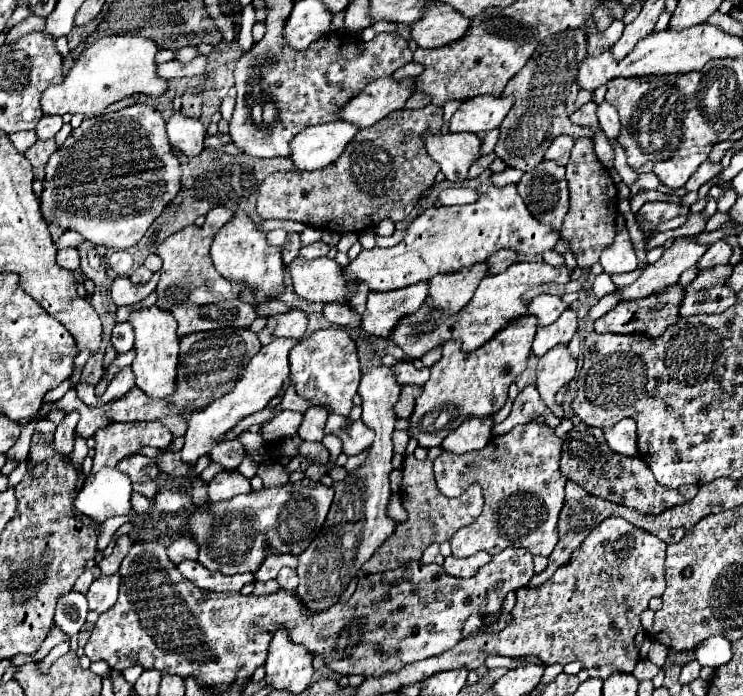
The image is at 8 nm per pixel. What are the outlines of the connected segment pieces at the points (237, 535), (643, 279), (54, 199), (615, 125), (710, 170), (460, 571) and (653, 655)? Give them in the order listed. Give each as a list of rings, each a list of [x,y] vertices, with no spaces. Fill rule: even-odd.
[[[301,480],[297,484],[285,484],[281,488],[263,488],[261,492],[241,494],[233,500],[197,510],[187,528],[201,528],[195,532],[199,544],[199,562],[223,574],[255,572],[257,566],[269,554],[299,554],[319,534],[329,506],[333,502],[333,490],[321,482]]]
[[[677,238],[675,244],[663,252],[661,260],[649,264],[631,286],[617,288],[619,300],[645,298],[657,290],[665,290],[677,284],[681,272],[691,268],[705,254],[705,250],[707,246],[693,242],[693,238]]]
[[[133,104],[117,112],[87,118],[77,130],[69,134],[65,144],[45,164],[41,214],[47,222],[55,222],[65,230],[79,232],[85,240],[111,250],[125,250],[135,246],[161,210],[179,192],[181,168],[175,150],[167,142],[165,120],[149,104]]]
[[[603,102],[603,104],[599,104],[597,116],[599,116],[599,124],[601,124],[605,136],[609,138],[609,142],[611,142],[611,144],[617,142],[617,134],[619,134],[619,130],[621,130],[621,122],[619,122],[617,110],[613,110],[611,104]]]
[[[705,160],[705,162],[697,168],[697,172],[689,178],[689,182],[687,182],[684,187],[690,192],[698,191],[701,184],[705,184],[707,180],[711,180],[711,178],[717,176],[719,172],[721,172],[721,164],[711,164],[709,160]]]
[[[477,552],[477,554],[469,556],[469,558],[449,556],[449,558],[445,558],[443,568],[445,568],[445,572],[451,574],[451,576],[469,578],[469,576],[473,576],[481,566],[485,566],[489,560],[491,560],[491,556],[489,556],[487,552]]]
[[[651,642],[651,648],[649,648],[649,656],[647,656],[647,658],[649,658],[651,662],[663,666],[663,664],[665,664],[665,658],[667,658],[667,652],[669,652],[667,646],[663,646],[663,644],[659,644],[659,642]]]

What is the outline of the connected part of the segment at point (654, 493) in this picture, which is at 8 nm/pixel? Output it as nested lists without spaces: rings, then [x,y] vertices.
[[[583,422],[573,426],[563,438],[561,474],[565,480],[577,482],[581,488],[585,488],[589,494],[593,494],[597,498],[635,508],[643,514],[659,514],[671,506],[689,502],[699,490],[697,484],[679,486],[679,488],[661,486],[655,480],[649,466],[641,458],[637,458],[637,456],[629,458],[629,456],[621,456],[621,454],[613,452],[603,438],[603,430],[587,426]]]

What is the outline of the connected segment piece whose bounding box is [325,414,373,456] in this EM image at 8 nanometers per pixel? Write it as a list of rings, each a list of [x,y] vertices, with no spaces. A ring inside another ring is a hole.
[[[331,414],[325,432],[333,432],[343,440],[343,452],[347,456],[359,454],[373,444],[373,430],[369,430],[369,426],[365,426],[361,420],[349,420]]]

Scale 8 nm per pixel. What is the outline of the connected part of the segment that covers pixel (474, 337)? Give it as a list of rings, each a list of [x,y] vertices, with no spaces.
[[[517,262],[501,274],[485,276],[479,282],[471,302],[455,314],[437,310],[429,304],[429,300],[425,300],[423,306],[417,312],[413,312],[413,314],[401,318],[401,322],[397,322],[397,326],[391,332],[391,340],[405,352],[405,356],[409,360],[421,358],[425,352],[429,352],[431,348],[435,348],[435,346],[439,346],[447,340],[461,340],[465,352],[477,350],[497,330],[501,330],[509,322],[509,318],[513,320],[513,318],[519,318],[519,316],[527,314],[527,306],[521,304],[521,296],[527,288],[531,288],[535,284],[547,284],[547,282],[565,284],[565,282],[569,282],[569,274],[571,274],[569,268],[551,268],[549,264]]]

